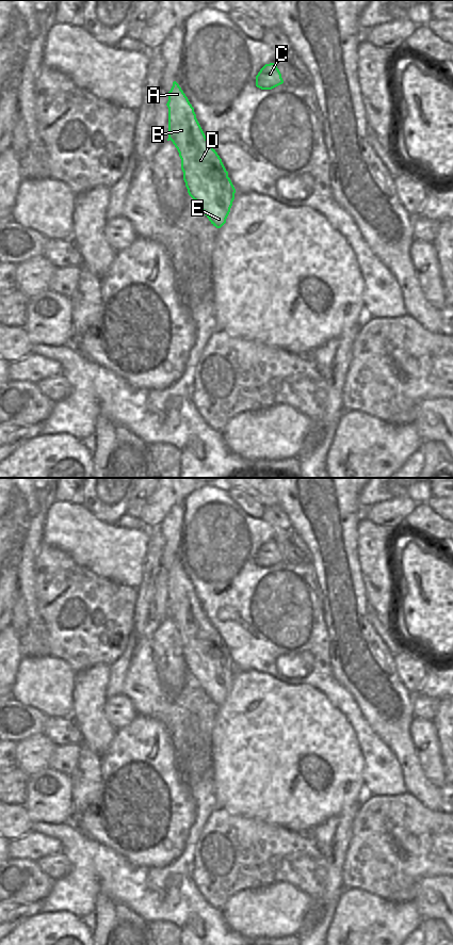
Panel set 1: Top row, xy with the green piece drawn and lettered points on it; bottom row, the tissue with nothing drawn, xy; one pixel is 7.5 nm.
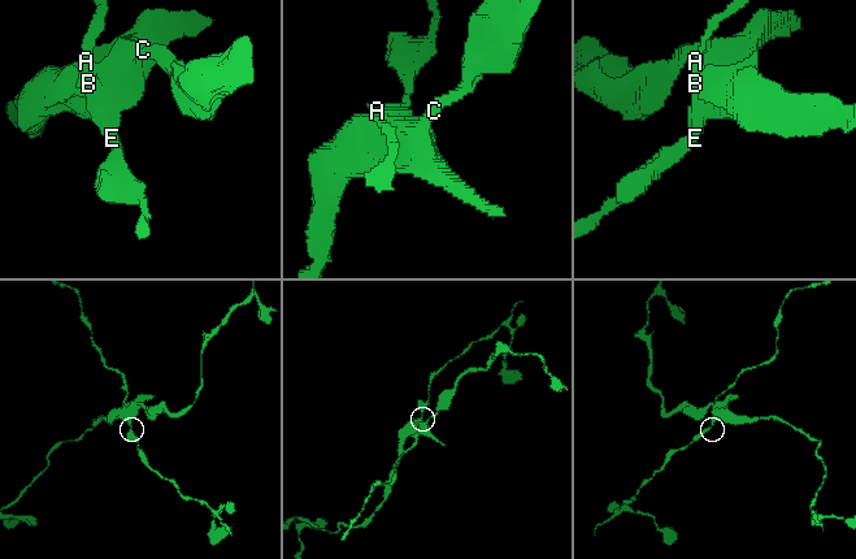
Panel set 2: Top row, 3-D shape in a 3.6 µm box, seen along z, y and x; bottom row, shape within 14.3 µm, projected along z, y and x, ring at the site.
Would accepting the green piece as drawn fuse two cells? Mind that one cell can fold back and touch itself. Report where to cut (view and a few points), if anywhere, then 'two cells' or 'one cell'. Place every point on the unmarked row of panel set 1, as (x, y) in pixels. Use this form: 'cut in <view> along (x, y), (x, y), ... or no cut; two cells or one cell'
cut in xy along (226, 649), (225, 655); two cells

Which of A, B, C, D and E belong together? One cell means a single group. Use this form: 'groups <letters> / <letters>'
groups A B D E / C

